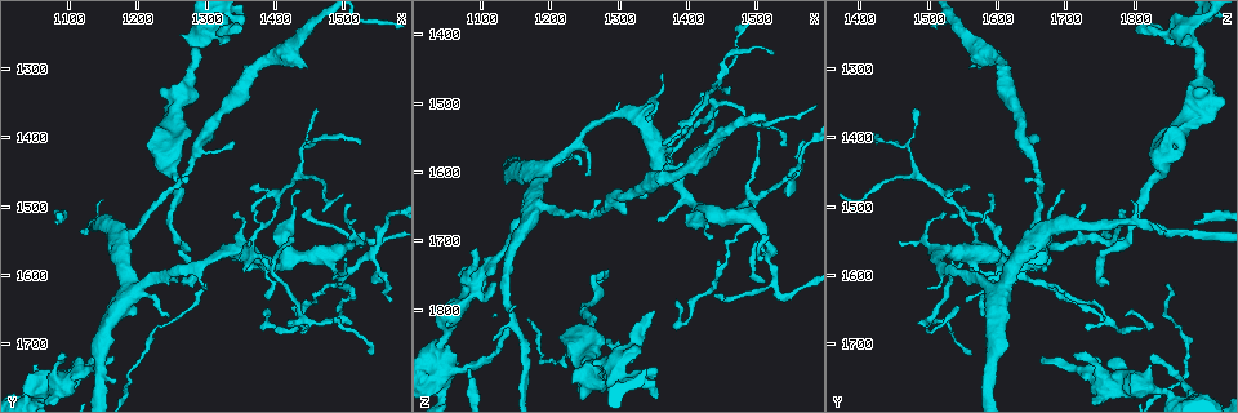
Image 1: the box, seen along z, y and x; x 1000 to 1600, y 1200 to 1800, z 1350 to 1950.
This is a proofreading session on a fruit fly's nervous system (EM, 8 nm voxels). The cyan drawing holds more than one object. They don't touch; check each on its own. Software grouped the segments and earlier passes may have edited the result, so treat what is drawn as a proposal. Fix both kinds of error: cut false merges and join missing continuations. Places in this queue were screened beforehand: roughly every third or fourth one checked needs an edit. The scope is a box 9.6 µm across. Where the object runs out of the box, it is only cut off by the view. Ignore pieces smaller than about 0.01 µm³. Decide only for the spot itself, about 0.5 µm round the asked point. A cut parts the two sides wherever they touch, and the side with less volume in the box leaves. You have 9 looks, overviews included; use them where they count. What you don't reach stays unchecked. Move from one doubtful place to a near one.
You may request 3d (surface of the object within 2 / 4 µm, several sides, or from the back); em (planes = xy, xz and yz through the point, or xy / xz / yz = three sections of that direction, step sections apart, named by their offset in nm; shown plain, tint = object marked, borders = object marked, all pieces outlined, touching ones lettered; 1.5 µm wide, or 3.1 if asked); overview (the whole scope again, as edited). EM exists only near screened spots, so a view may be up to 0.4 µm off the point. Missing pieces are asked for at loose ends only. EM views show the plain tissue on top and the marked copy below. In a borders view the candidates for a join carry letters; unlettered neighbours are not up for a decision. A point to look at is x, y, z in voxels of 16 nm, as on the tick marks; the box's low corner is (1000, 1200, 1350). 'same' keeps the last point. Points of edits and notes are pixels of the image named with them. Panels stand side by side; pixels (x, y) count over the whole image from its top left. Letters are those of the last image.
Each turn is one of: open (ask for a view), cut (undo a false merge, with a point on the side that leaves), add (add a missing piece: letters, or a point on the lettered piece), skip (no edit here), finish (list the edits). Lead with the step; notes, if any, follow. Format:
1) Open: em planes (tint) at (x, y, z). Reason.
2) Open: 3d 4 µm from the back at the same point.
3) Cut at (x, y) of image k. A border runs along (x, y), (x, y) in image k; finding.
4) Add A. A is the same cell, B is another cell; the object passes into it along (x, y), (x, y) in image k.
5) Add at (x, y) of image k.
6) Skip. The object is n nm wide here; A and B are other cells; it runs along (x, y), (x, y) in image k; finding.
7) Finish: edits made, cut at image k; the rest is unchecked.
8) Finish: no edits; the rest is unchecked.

Open: 3d 2 µm at (1540, 1570, 1610). Looks like a crossing.

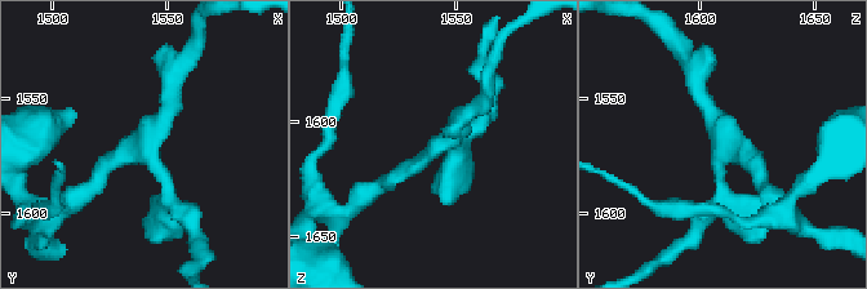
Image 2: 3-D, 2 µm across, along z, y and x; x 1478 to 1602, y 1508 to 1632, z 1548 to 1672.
Open: em xz step 8 (tint) at (1536, 1571, 1616). 4 arms meet here.

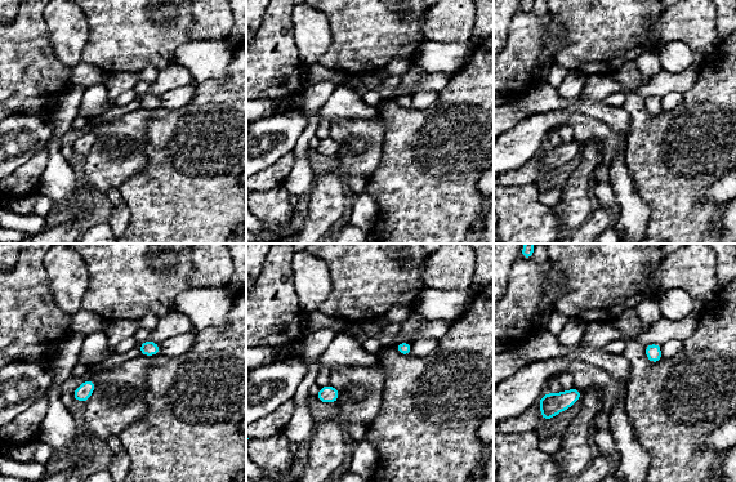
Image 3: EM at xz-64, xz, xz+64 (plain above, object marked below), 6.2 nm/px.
Open: em planes (borders) at the same point. Cut it another way.

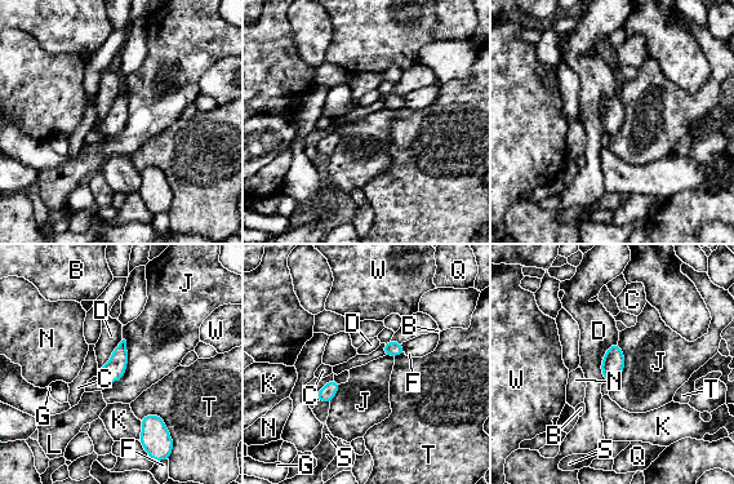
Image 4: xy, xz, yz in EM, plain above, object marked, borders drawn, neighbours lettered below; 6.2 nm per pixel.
Skip. B, C, D, F, G, J, K, L, N, Q, S, T and W are other cells; a border runs along (617, 342), (601, 362), (604, 380) in image 4; all the same neuron.

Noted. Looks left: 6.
Open: em planes (borders) at (1120, 1540, 1845). An open end.

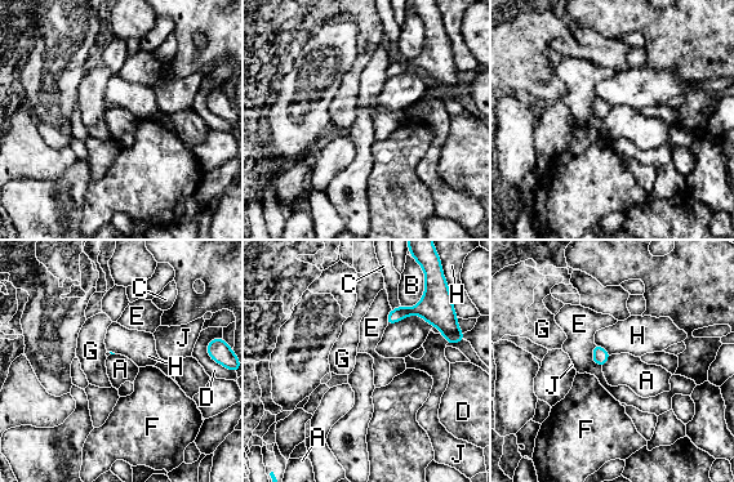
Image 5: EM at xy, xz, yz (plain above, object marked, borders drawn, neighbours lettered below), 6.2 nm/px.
Skip. A, B, C, D, E, F, G, H and J are other cells; a border runs along (612, 355), (603, 367) in image 5; none of them fits.

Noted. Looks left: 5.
Open: 3d 4 µm at (1165, 1725, 1665). Thin end.

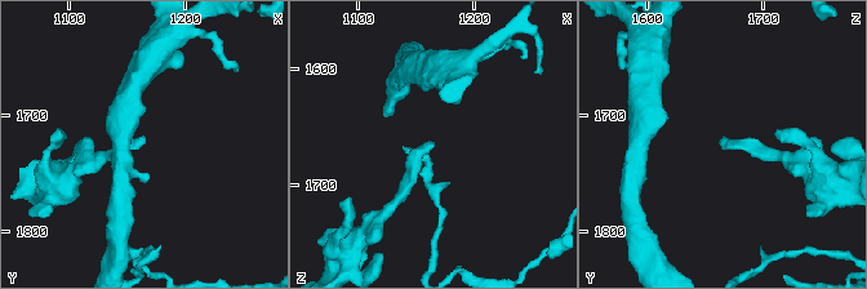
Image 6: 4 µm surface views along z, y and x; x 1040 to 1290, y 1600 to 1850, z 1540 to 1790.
Open: em planes (borders) at (1162, 1718, 1662).

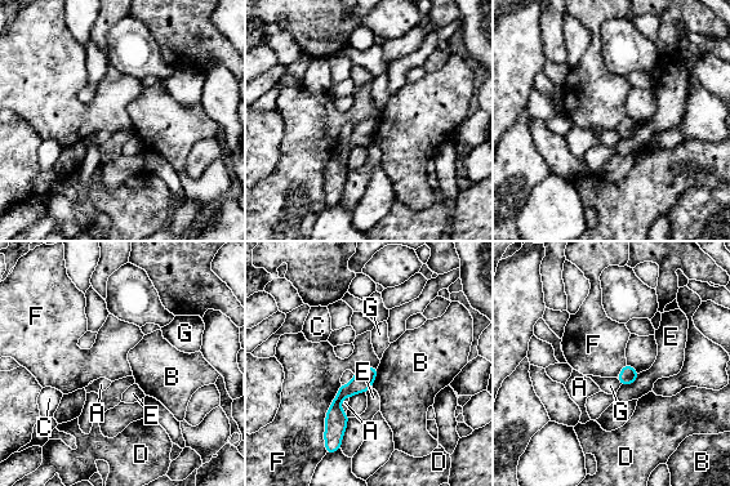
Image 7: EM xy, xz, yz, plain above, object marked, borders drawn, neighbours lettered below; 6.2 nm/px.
Skip. The longest contact is with F, 400 nm; A, B, C, D, E, F and G are other cells; a border runs along (341, 383), (325, 414), (324, 442) in image 7; no lettered piece goes on from it.

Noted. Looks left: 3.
Open: 3d 4 µm at (1355, 1245, 1800). An open end.

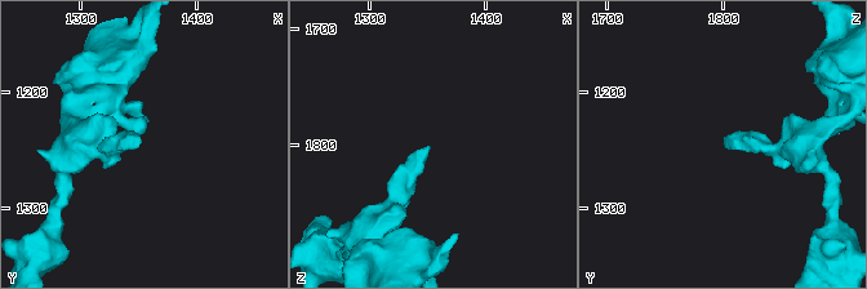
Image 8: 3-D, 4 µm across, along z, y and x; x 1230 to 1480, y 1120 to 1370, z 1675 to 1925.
Open: em planes (borders) at (1352, 1244, 1800).

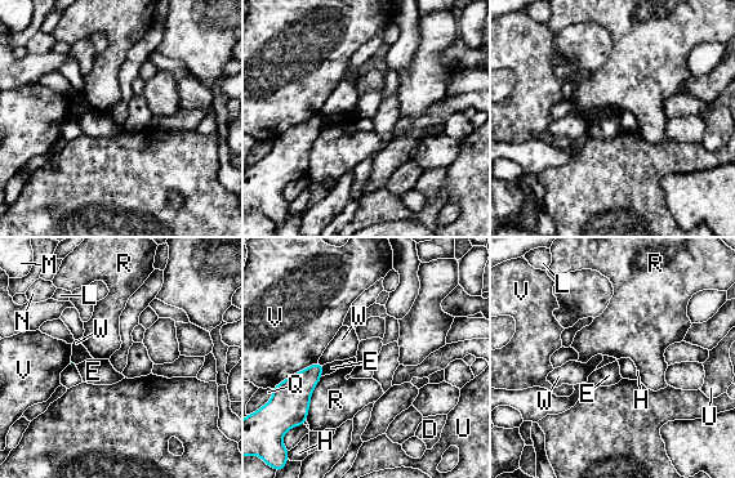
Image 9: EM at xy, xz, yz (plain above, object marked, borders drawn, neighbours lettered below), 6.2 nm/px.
Skip. D, E, H, L, M, N, Q, R, U, V and W are other cells; a border runs along (319, 361), (323, 365) in image 9; no lettered piece goes on from it.

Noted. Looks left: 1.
Finish: no edits; the rest is unchecked.

